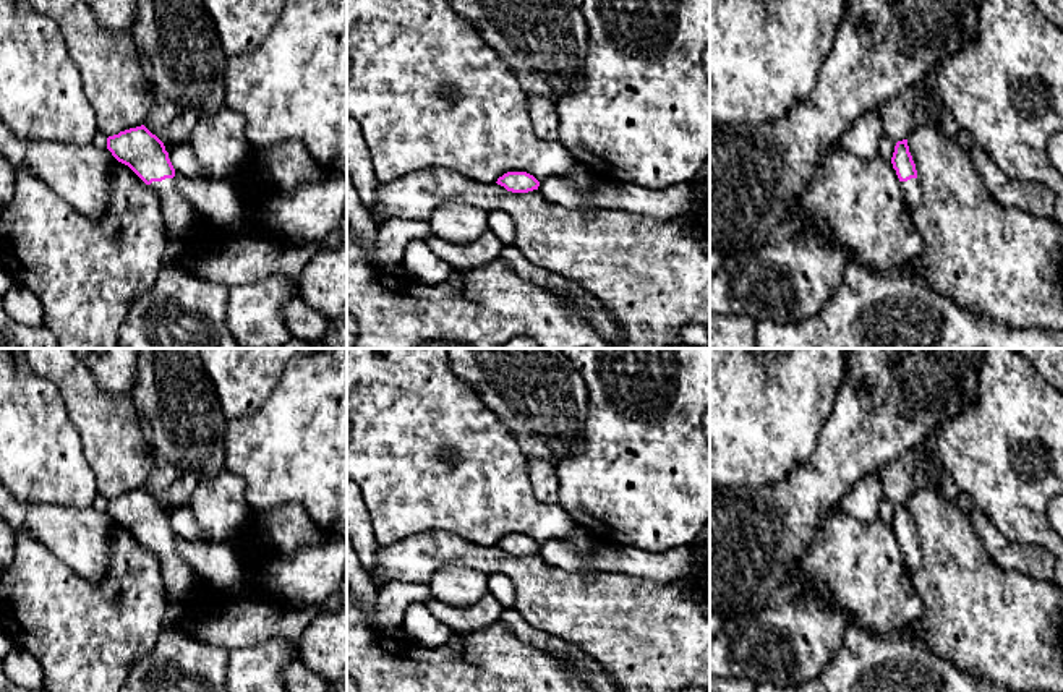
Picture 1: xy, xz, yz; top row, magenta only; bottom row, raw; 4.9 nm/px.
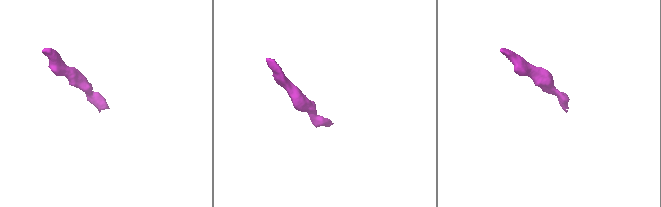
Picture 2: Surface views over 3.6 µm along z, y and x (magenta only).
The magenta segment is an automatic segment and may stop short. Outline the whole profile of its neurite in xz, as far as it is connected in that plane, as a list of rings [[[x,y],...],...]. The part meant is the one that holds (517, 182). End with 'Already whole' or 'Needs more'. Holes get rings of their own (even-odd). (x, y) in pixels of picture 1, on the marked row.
[[[507,172],[496,183],[512,193],[528,193],[540,186],[540,182],[527,172]]]. Already whole

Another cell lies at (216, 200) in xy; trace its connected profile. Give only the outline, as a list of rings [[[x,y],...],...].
[[[175,172],[175,183],[198,217],[225,232],[238,232],[246,222],[246,204],[227,178],[190,178]]]

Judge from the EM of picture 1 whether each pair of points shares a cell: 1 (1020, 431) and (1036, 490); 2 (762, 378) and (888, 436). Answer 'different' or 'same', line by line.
1: same
2: different

